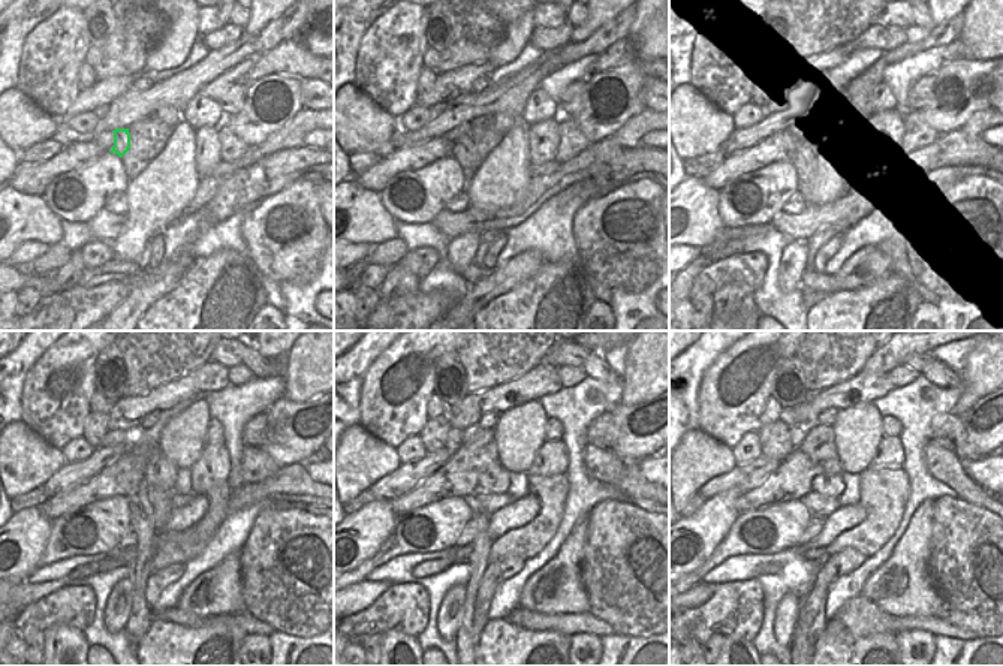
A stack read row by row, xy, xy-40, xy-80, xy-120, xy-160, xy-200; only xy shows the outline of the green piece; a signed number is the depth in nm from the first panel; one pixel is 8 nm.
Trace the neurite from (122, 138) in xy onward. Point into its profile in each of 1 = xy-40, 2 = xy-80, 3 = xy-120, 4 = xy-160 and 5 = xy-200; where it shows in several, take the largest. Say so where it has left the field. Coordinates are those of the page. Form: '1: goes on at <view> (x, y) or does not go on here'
1: goes on at xy-40 (464, 153)
2: goes on at xy-80 (806, 160)
3: goes on at xy-120 (141, 509)
4: goes on at xy-160 (479, 560)
5: goes on at xy-200 (803, 624)

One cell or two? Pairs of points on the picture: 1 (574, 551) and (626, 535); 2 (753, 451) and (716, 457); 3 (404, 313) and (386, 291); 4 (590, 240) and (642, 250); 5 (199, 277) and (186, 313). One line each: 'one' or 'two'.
1: two
2: two
3: two
4: one
5: one

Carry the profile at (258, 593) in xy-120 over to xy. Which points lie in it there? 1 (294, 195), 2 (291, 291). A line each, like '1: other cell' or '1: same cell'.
1: same cell
2: other cell

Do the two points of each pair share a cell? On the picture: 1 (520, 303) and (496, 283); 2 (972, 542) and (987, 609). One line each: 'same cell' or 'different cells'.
1: different cells
2: same cell

